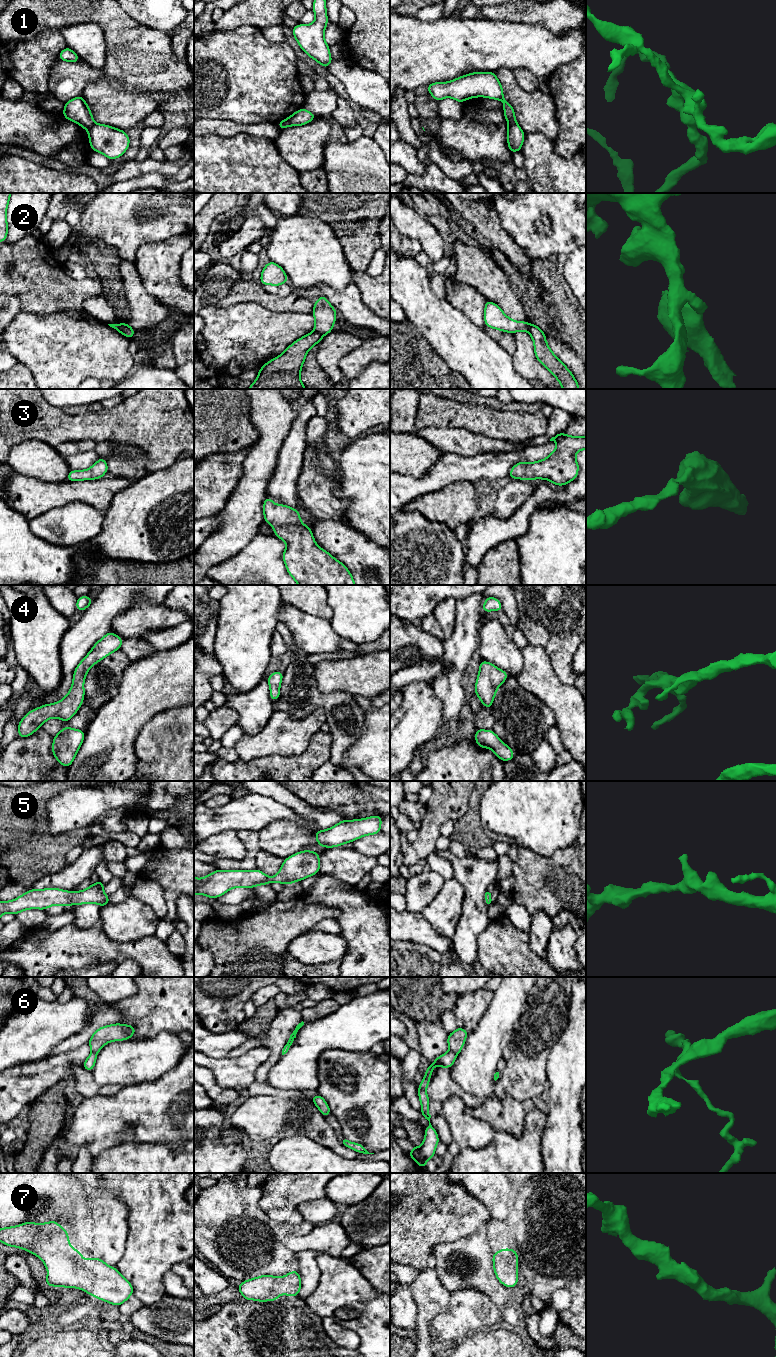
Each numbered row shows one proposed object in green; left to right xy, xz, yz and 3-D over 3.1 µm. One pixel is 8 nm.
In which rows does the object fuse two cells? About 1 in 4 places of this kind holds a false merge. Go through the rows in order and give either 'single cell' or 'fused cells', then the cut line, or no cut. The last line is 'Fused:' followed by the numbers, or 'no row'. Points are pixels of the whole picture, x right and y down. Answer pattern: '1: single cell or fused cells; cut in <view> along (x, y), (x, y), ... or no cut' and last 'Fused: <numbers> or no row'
1: fused cells; cut in yz along (508, 122), (516, 123)
2: fused cells; cut in xy along (119, 324), (124, 334)
3: single cell; no cut
4: single cell; no cut
5: single cell; no cut
6: fused cells; cut in xz along (294, 1038), (287, 1043)
7: single cell; no cut
Fused: 1, 2, 6

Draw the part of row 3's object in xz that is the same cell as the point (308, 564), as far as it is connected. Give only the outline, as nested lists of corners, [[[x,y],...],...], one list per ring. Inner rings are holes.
[[[267,496],[263,503],[264,522],[273,527],[276,537],[285,541],[282,559],[288,574],[298,585],[356,585],[348,568],[316,544],[310,526],[302,523],[298,509],[277,505],[271,498]]]

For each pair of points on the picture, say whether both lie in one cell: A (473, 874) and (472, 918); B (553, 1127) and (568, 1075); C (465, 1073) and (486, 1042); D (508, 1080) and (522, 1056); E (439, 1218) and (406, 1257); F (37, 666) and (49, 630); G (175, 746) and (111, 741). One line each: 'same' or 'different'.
A: same
B: same
C: same
D: same
E: same
F: same
G: different

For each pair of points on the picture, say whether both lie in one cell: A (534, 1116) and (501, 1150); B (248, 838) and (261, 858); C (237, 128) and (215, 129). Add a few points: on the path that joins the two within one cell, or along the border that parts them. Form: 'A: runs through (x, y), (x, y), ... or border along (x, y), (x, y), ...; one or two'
A: runs through (533, 1127), (533, 1130), (512, 1150); one
B: border along (260, 850), (256, 855), (255, 867); two
C: runs through (232, 128), (220, 128); one

